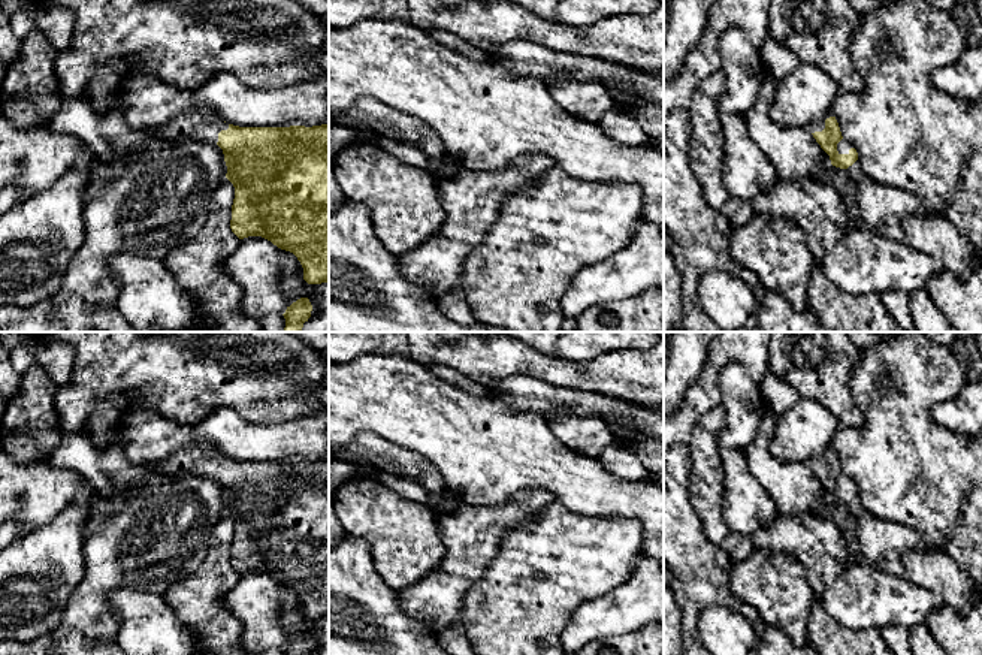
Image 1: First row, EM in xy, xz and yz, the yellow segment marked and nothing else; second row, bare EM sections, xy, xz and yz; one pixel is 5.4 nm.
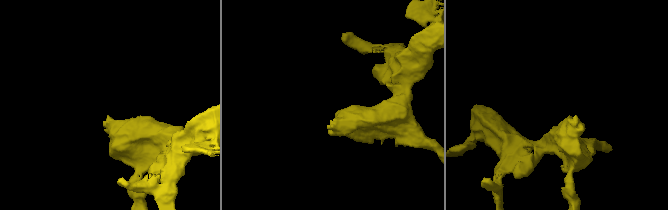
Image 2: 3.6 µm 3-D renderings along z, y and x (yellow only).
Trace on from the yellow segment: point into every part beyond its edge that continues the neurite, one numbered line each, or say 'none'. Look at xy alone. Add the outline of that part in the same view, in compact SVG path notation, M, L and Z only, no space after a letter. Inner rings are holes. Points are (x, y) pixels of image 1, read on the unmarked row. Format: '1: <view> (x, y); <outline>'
1: xy (202, 459); M196 443L187 444L172 452L167 459L143 468L154 468L160 474L196 474L217 479L218 468L227 464L229 458L224 458L215 446Z

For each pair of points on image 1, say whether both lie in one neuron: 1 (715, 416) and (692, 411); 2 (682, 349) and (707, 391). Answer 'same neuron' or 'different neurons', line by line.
1: different neurons
2: different neurons

